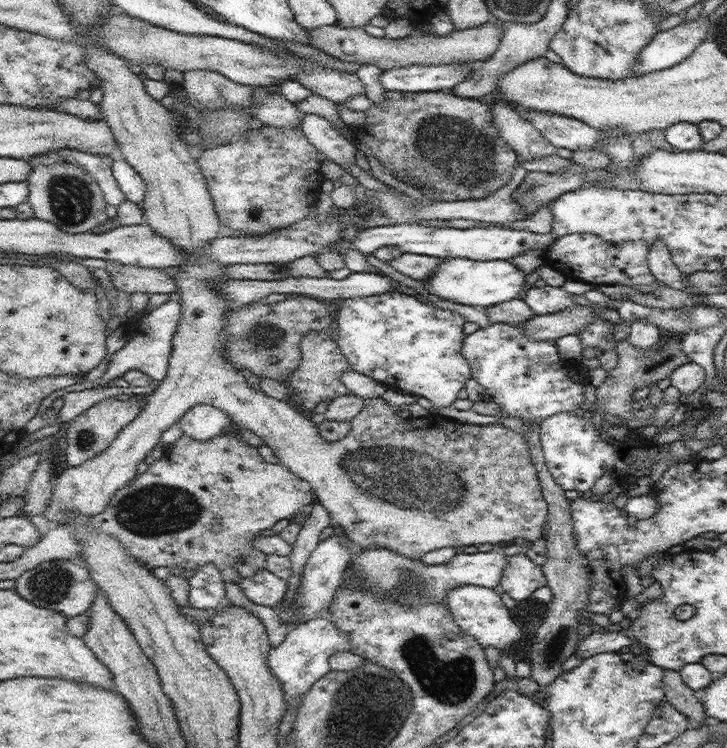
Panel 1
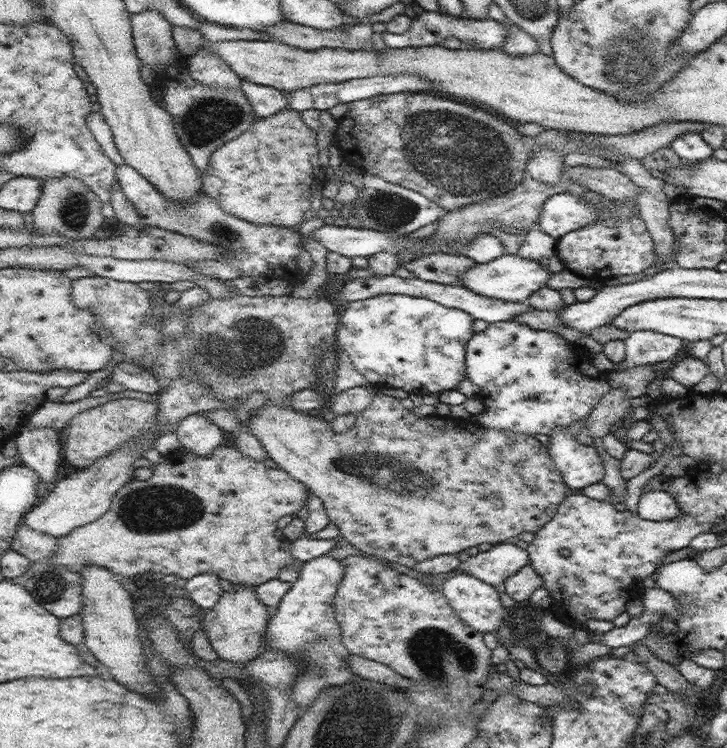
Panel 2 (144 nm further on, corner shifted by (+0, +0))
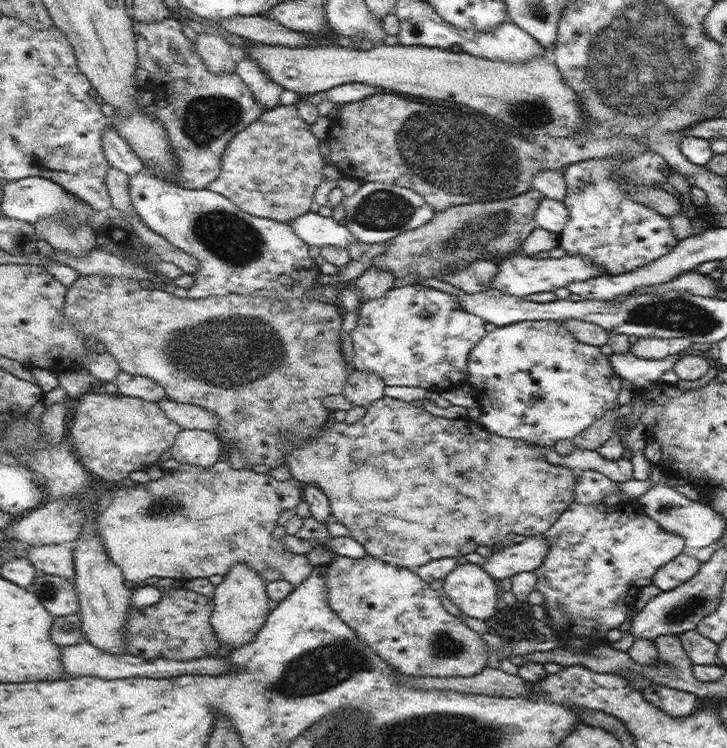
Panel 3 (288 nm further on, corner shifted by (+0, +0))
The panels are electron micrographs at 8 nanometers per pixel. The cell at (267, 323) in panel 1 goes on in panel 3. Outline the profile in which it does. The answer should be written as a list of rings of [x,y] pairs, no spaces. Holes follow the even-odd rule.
[[[91,274],[73,282],[67,292],[65,312],[79,332],[95,336],[99,346],[119,360],[123,372],[155,380],[167,398],[177,404],[193,404],[215,412],[219,420],[215,434],[231,448],[237,446],[241,458],[255,470],[271,470],[285,464],[289,452],[287,442],[281,438],[283,432],[293,430],[299,438],[311,438],[321,432],[331,418],[323,406],[325,396],[343,394],[347,376],[351,374],[345,368],[341,350],[343,320],[337,314],[337,304],[319,300],[269,300],[243,294],[191,300],[189,296],[175,298],[155,288],[143,288],[135,278]]]

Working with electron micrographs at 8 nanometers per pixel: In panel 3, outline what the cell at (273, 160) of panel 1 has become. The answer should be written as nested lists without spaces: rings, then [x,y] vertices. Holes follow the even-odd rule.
[[[275,106],[231,138],[221,156],[219,176],[207,184],[207,190],[227,198],[235,208],[251,216],[289,224],[309,212],[315,188],[321,184],[323,168],[319,140],[297,116],[297,106]]]

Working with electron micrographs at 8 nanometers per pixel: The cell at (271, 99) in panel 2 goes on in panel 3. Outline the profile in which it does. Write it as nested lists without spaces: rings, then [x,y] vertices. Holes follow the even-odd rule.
[[[251,58],[239,60],[235,64],[235,72],[247,84],[247,88],[251,90],[255,100],[265,106],[265,110],[279,106],[279,94],[283,92],[283,86],[273,82],[255,60],[251,60]]]

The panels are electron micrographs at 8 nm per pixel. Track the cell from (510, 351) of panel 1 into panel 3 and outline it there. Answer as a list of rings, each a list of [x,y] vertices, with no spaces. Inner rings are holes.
[[[523,320],[487,332],[469,352],[465,382],[477,398],[481,410],[479,422],[491,434],[511,440],[527,440],[539,448],[555,446],[561,438],[573,440],[605,412],[617,410],[617,394],[621,390],[621,378],[611,368],[609,356],[603,356],[593,344],[579,342],[567,326],[557,320]]]

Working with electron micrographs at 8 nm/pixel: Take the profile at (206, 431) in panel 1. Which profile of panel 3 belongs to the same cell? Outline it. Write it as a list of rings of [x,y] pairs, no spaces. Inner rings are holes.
[[[191,428],[191,430],[181,430],[177,434],[175,444],[171,446],[171,454],[173,460],[177,460],[179,464],[209,468],[217,462],[221,446],[223,442],[215,432]]]

